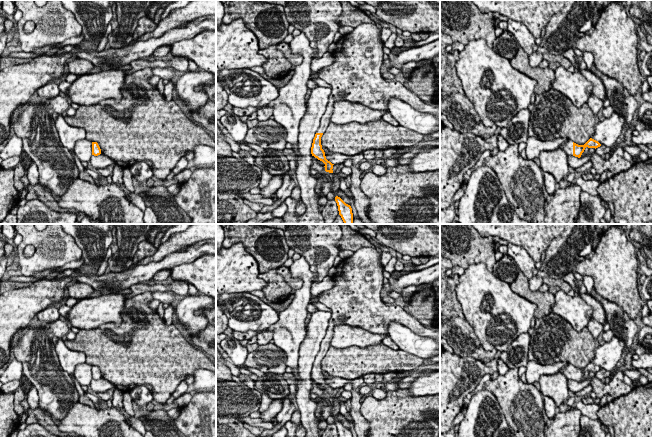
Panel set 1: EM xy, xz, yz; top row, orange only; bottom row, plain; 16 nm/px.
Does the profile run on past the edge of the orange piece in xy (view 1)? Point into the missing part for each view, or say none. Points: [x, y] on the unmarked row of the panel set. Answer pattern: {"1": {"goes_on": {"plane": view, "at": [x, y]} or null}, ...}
{"1": {"goes_on": null}}

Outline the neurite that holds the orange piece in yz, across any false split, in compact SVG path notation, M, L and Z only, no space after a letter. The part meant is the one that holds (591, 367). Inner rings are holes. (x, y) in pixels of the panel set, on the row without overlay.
M590 362L584 369L578 369L572 364L567 363L567 365L561 370L561 372L567 379L573 379L580 382L586 371L596 373L600 370L601 368L592 362Z

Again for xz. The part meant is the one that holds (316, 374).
M361 247L336 267L334 286L318 295L319 302L331 310L331 317L313 363L311 378L325 388L326 396L333 397L334 388L326 383L321 361L330 348L336 325L360 327L373 334L388 335L389 324L396 322L419 336L430 337L440 343L439 331L422 325L399 305L382 301L383 271L381 254L377 249Z

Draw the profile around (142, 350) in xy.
M150 291L127 298L119 326L110 322L96 329L80 329L74 340L66 340L64 344L70 350L85 353L86 363L97 366L101 377L116 389L130 392L135 387L149 384L153 399L165 404L187 376L193 376L198 368L216 373L216 364L201 349L194 348L175 325L166 325L158 313L149 307L152 300Z

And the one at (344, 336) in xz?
M336 325L333 330L333 337L330 346L335 348L347 348L357 346L366 348L370 345L381 344L388 335L373 334L360 327L349 325Z

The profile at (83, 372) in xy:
M86 362L78 364L73 375L81 386L89 386L92 380L92 365Z

